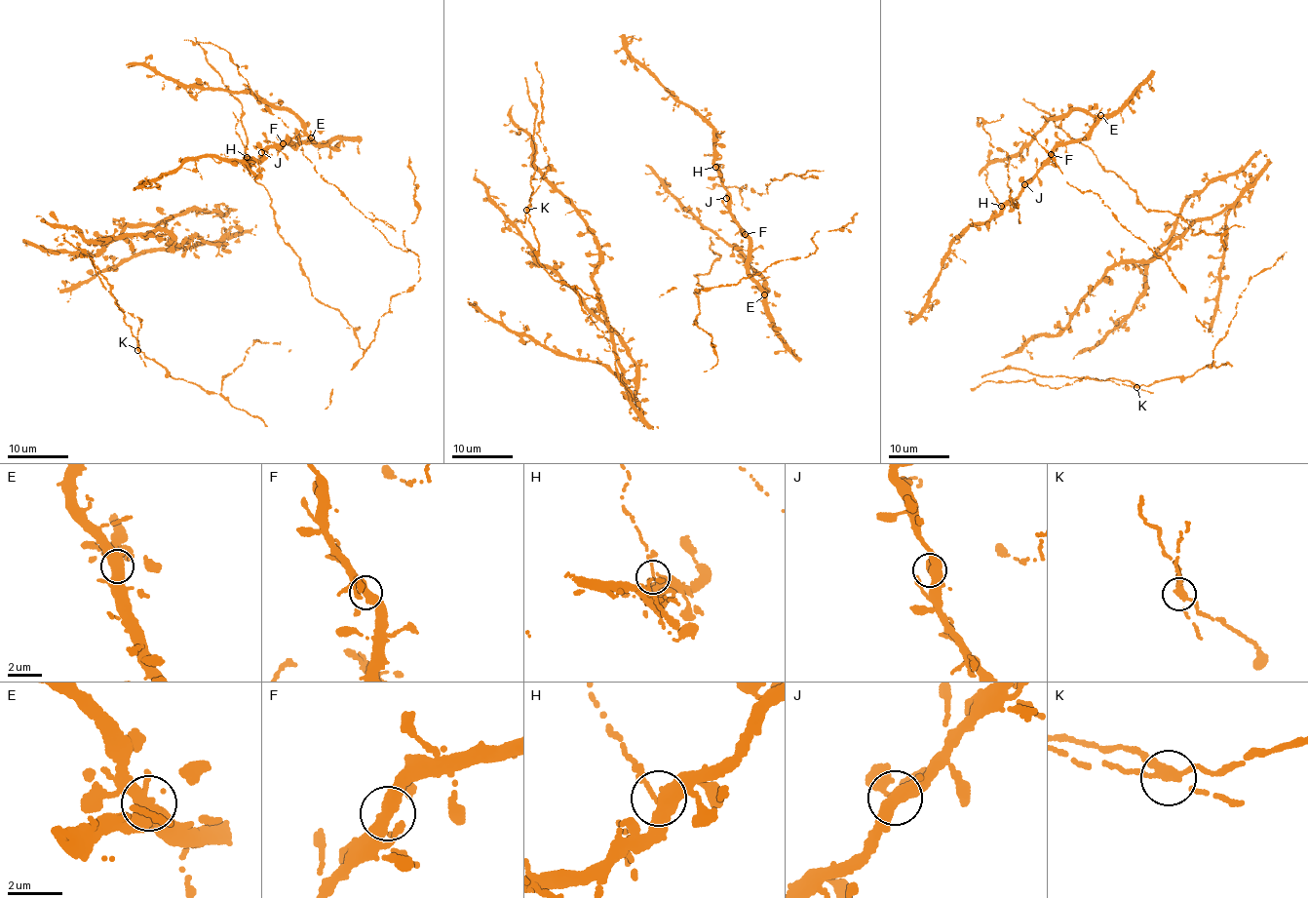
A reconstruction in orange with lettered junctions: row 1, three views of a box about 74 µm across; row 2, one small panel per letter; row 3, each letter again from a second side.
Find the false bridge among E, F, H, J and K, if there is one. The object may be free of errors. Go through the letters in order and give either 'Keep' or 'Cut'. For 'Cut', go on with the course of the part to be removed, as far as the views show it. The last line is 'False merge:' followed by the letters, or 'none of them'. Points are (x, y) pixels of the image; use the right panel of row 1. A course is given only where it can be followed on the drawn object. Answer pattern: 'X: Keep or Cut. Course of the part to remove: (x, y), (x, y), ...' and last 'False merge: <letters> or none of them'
E: Keep
F: Keep
H: Keep
J: Keep
K: Cut. Course of the part to remove: (1136, 386), (1095, 379), (1050, 387), (1031, 379), (1006, 383), (984, 381), (971, 388)
False merge: K

